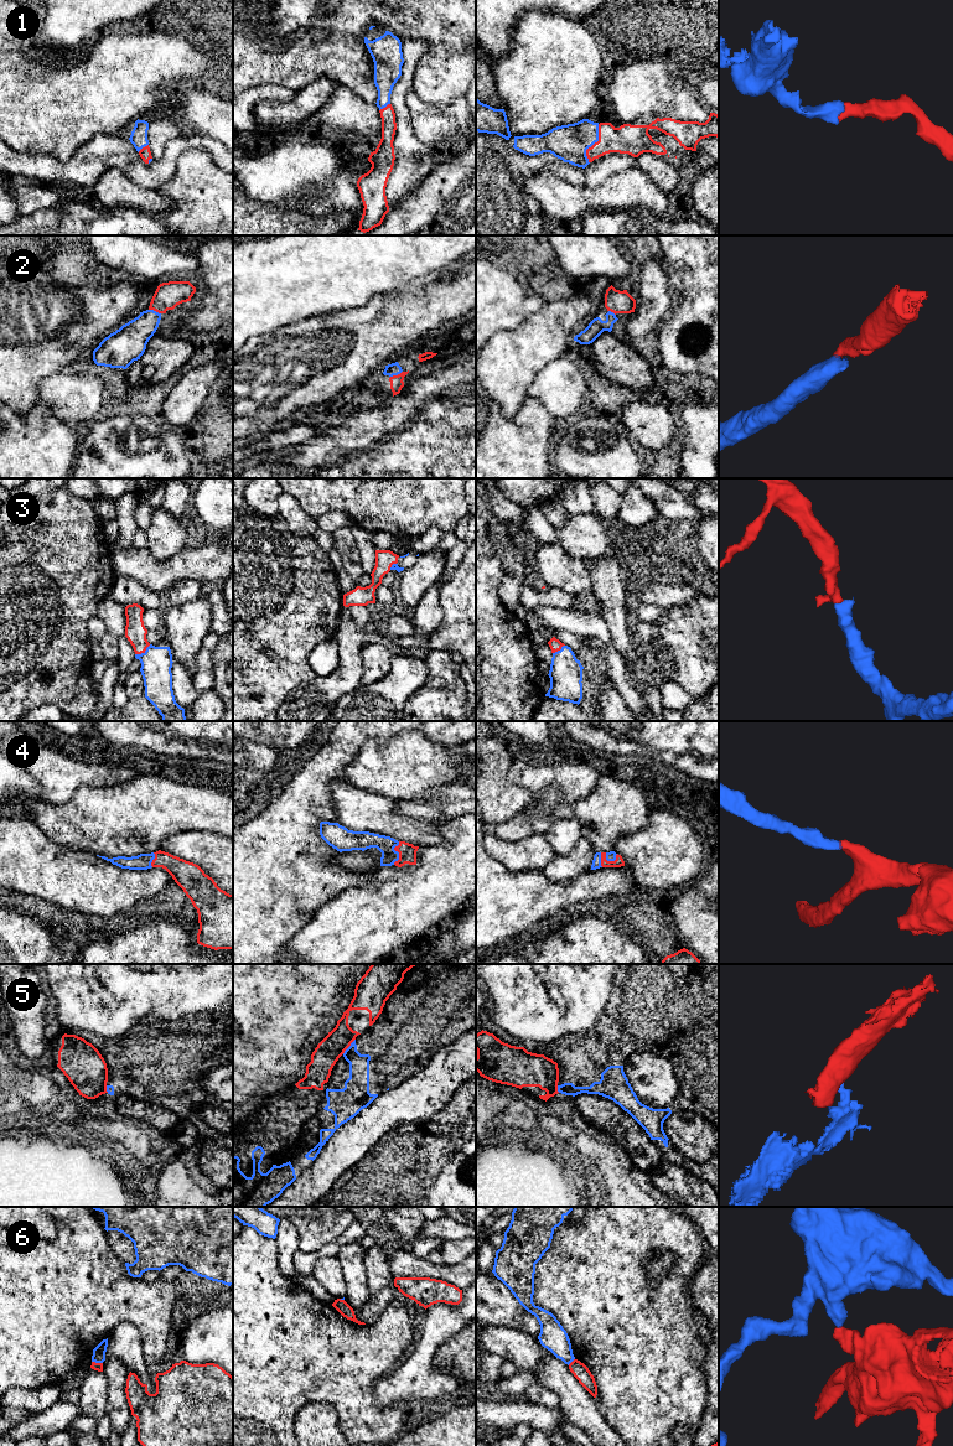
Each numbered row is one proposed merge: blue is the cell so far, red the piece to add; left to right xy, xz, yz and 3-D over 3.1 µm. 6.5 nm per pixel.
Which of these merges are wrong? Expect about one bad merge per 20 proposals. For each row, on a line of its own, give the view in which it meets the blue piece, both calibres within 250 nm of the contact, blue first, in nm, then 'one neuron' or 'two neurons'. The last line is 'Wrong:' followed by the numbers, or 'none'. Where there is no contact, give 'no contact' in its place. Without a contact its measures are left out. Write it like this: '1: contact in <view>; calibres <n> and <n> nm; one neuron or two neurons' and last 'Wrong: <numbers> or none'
1: contact in yz; calibres 240 and 190 nm; one neuron
2: contact in xy; calibres 220 and 170 nm; one neuron
3: contact in xy; calibres 200 and 140 nm; one neuron
4: contact in xz; calibres 130 and 110 nm; one neuron
5: contact in xz; calibres 140 and 160 nm; one neuron
6: contact in xy; calibres 80 and 50 nm; two neurons
Wrong: 6

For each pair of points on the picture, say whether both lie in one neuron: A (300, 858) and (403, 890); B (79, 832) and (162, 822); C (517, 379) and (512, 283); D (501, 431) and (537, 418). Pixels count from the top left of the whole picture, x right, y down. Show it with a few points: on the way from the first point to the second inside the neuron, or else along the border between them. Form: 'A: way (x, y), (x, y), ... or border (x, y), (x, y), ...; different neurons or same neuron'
A: border (373, 872), (373, 876), (363, 885), (343, 890); different neurons
B: way (101, 822), (141, 822); same neuron
C: border (527, 317), (516, 327), (498, 330), (488, 340); different neurons
D: way (509, 431), (523, 431), (528, 426); same neuron

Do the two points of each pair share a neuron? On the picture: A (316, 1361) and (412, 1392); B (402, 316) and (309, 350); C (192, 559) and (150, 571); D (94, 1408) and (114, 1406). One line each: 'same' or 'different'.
A: different
B: same
C: same
D: different

